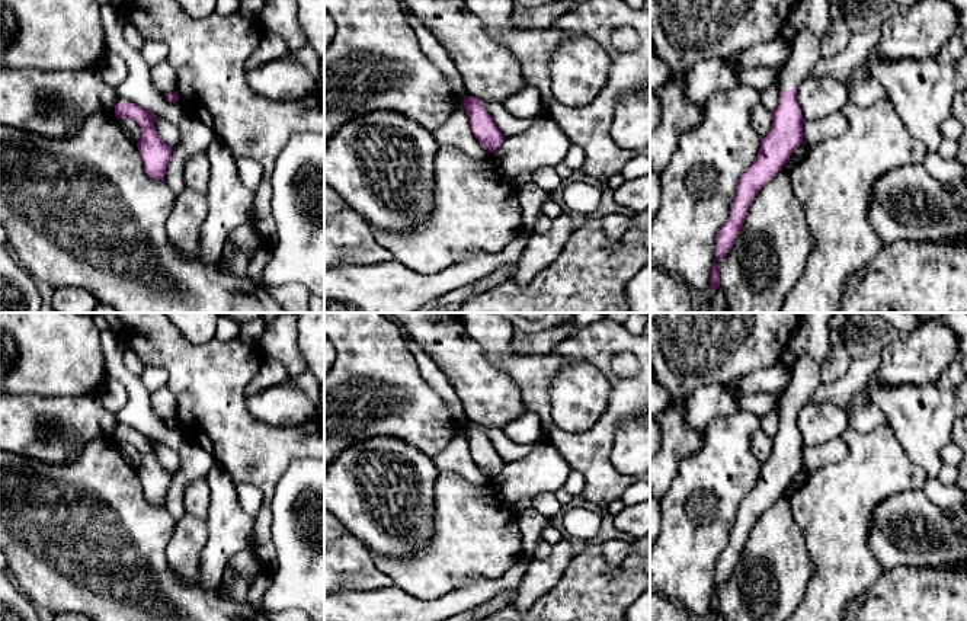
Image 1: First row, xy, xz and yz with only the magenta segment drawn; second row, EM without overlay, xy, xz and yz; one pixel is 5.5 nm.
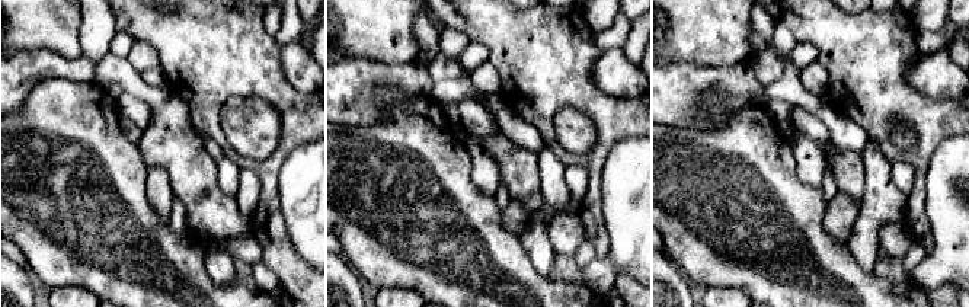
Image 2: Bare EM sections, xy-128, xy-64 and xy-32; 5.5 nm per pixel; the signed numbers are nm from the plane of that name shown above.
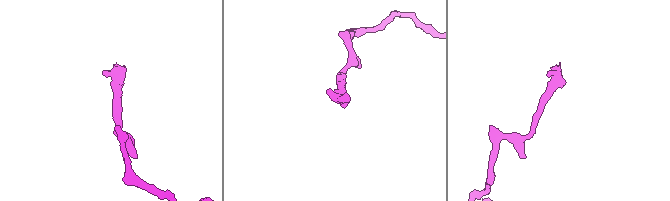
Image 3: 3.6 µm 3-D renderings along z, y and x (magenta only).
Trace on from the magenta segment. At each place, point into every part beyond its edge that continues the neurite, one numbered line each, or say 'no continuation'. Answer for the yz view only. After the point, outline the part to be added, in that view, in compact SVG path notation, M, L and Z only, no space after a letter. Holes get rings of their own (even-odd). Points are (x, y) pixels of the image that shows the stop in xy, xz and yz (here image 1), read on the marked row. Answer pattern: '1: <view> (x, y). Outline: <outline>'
1: yz (804, 54). Outline: M803 32L793 42L790 60L782 67L781 90L793 90L811 71L819 60L819 47L822 38Z

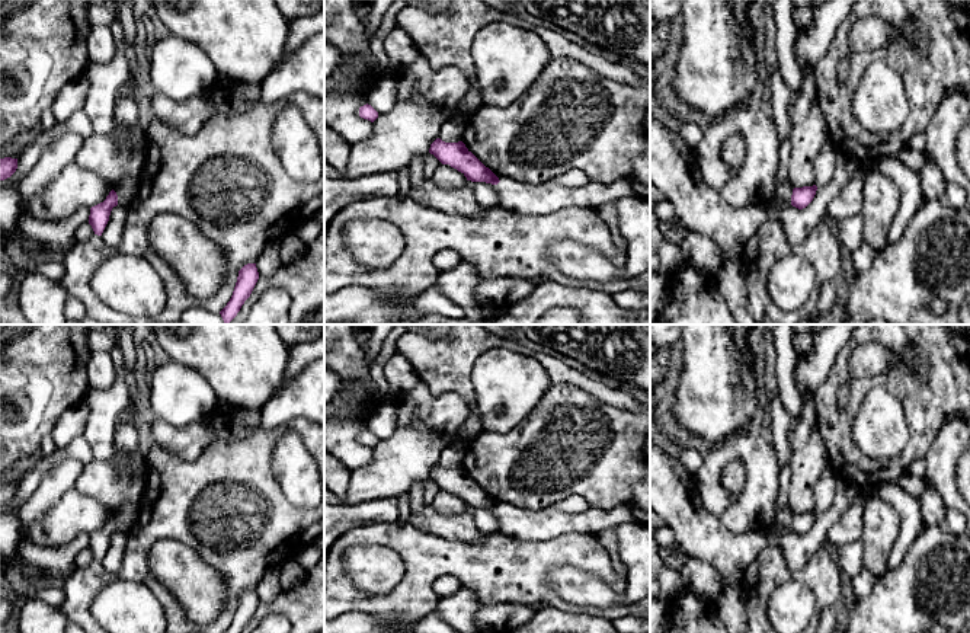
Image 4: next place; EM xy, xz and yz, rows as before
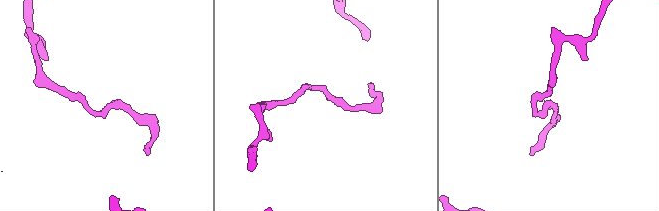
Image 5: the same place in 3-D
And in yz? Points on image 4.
no continuation

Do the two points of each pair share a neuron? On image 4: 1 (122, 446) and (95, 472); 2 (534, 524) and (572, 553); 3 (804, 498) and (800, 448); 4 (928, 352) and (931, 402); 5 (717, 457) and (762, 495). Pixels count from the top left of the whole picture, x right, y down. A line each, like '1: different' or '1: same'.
1: same
2: different
3: same
4: same
5: same

